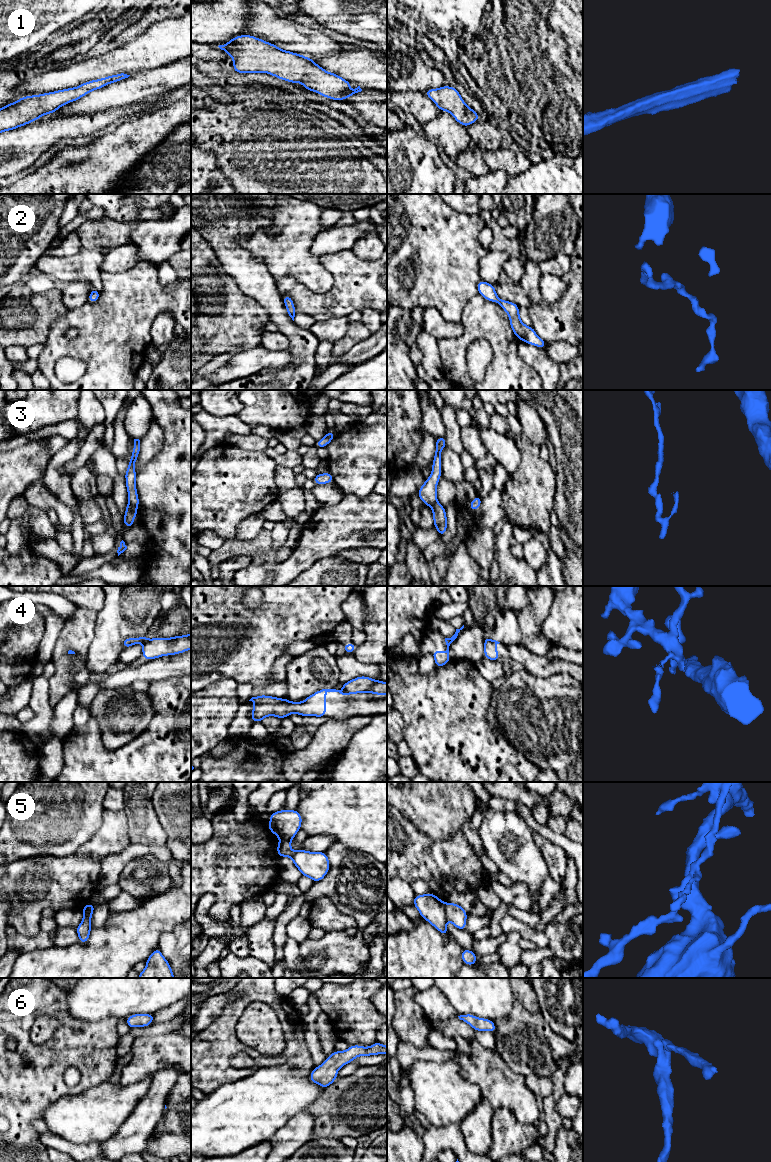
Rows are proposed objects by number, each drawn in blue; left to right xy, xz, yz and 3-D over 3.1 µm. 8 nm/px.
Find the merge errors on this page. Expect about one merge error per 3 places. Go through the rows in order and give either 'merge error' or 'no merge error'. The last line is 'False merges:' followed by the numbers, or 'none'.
1: no merge error
2: no merge error
3: merge error
4: merge error
5: merge error
6: no merge error
False merges: 3, 4, 5

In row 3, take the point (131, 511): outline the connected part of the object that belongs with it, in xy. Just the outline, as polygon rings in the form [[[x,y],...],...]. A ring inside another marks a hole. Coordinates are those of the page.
[[[129,504],[126,506],[125,515],[122,522],[129,528],[133,526],[135,516],[138,514],[137,508]]]

